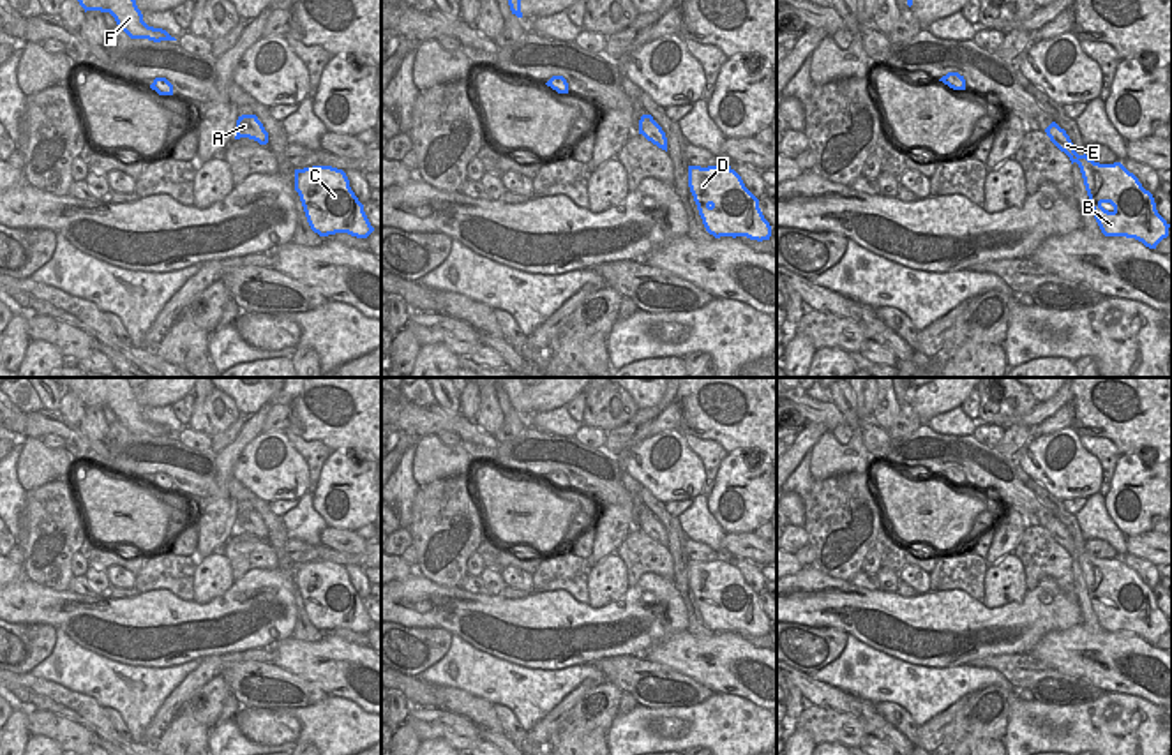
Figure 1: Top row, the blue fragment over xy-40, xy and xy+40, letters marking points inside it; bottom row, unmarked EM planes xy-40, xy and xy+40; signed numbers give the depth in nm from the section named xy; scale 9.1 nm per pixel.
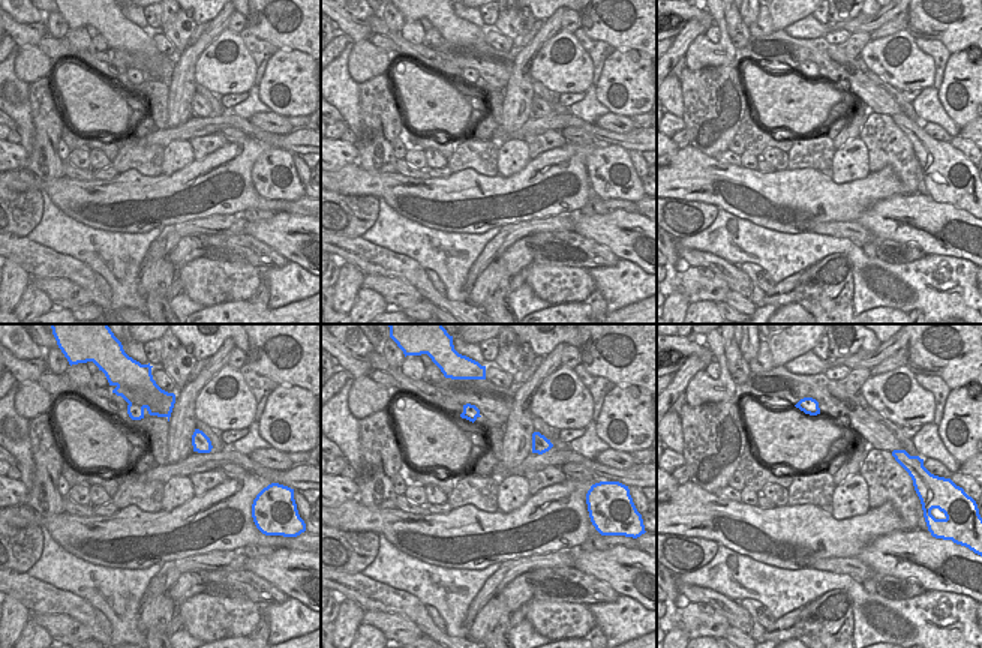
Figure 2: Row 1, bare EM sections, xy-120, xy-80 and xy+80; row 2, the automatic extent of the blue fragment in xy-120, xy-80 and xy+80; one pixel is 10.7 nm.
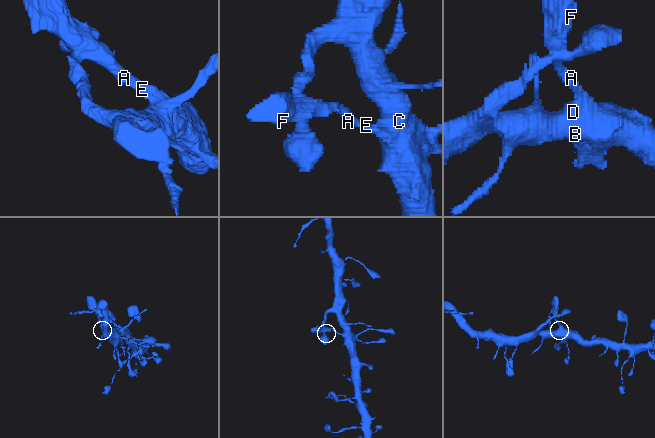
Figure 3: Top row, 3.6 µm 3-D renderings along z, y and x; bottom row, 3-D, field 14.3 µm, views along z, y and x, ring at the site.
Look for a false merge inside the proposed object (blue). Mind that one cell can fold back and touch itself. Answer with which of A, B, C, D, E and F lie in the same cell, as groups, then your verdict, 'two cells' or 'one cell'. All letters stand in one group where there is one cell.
A B C D E F | one cell

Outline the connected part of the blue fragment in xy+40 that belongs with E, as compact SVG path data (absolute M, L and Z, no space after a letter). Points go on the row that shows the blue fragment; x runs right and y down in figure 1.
M1056 122L1045 132L1071 164L1078 164L1093 215L1105 236L1135 238L1149 249L1168 236L1170 224L1158 213L1153 194L1121 162L1100 164L1086 153L1078 155Z

